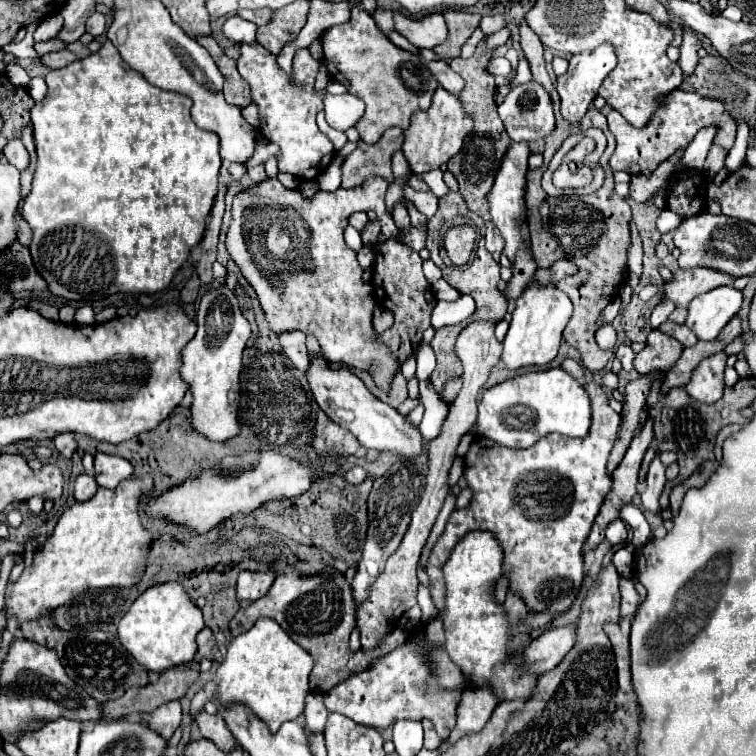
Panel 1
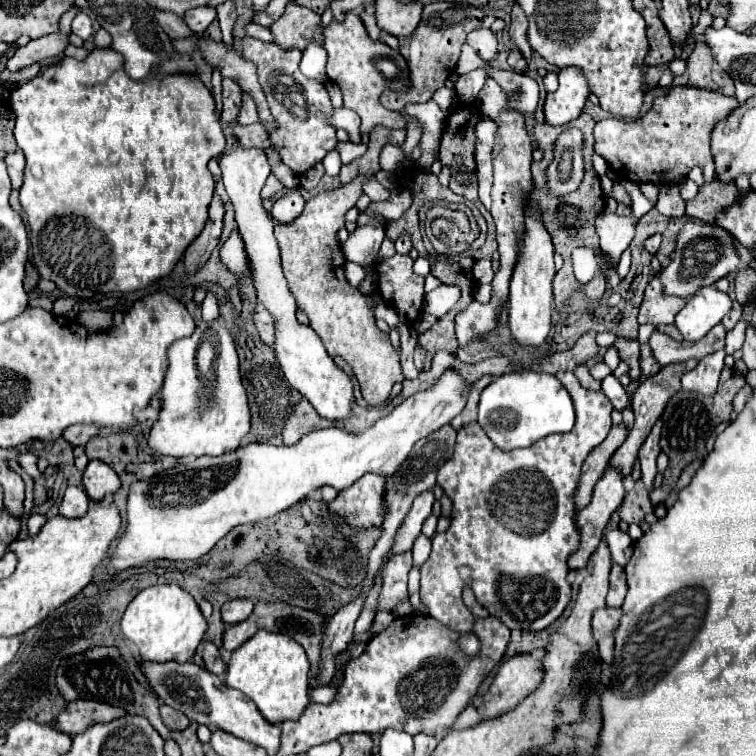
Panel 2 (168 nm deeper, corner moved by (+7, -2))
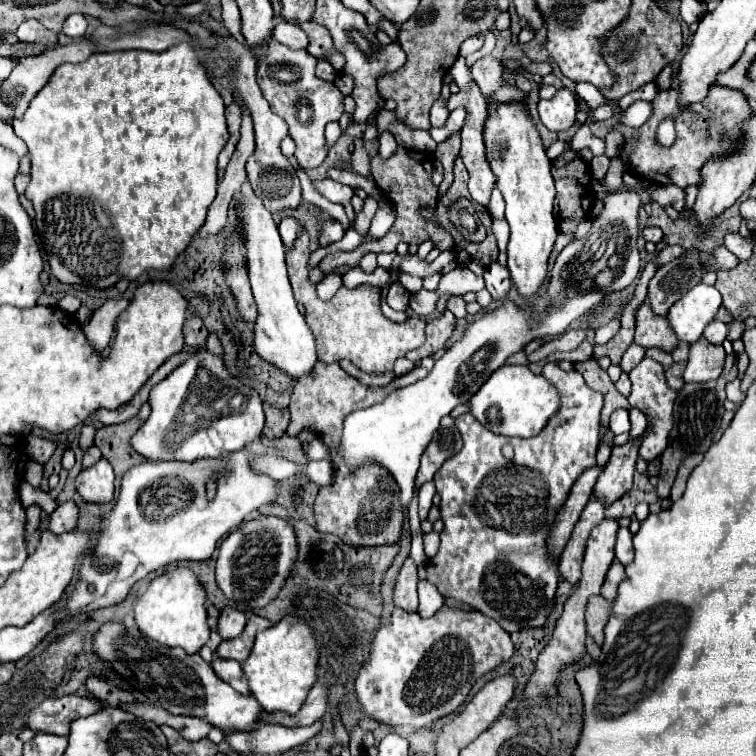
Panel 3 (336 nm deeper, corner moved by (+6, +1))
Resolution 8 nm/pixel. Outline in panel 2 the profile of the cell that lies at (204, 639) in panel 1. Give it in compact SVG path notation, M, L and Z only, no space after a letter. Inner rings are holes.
M203 641L203 661L205 661L205 667L207 667L207 671L211 671L211 673L215 673L215 675L223 675L223 671L225 671L225 661L221 659L221 655L219 655L219 649L213 645L213 643L209 643L209 641Z

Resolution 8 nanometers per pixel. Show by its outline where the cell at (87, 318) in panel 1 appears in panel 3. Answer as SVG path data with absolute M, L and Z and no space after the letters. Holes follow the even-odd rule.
M66 294L62 300L58 300L58 306L60 306L64 312L74 314L74 312L80 308L81 301L78 300L76 296L72 296L72 294Z

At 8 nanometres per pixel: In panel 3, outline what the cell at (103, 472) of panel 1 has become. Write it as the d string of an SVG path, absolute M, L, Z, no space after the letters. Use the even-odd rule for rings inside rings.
M100 460L96 466L86 468L76 478L76 492L84 502L106 504L114 496L114 472L108 460Z

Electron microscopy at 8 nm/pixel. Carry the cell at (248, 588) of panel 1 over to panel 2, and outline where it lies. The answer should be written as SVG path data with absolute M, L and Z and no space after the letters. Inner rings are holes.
M231 599L221 607L221 617L227 625L239 623L251 615L253 607L255 607L253 599Z

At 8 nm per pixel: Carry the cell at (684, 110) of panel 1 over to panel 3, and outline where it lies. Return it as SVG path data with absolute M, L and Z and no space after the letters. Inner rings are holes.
M712 86L708 96L692 104L688 108L678 106L678 96L670 88L666 92L660 92L652 100L652 116L642 128L626 128L622 124L614 124L612 128L620 130L624 138L636 138L636 148L632 150L632 156L628 160L628 166L634 174L640 178L654 182L654 184L674 184L678 188L686 188L690 184L696 184L700 180L700 168L718 156L728 156L740 146L740 134L742 134L742 122L752 114L752 108L748 104L748 98L740 90L732 90L726 86ZM670 114L676 116L676 144L672 148L660 148L654 140L656 128L660 120Z

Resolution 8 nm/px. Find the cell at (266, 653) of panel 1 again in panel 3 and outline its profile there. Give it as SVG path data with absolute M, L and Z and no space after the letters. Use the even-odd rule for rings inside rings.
M286 616L272 628L258 632L254 648L248 660L242 664L242 670L248 678L252 696L262 704L266 712L296 714L316 682L318 658L320 648L308 624L302 618Z

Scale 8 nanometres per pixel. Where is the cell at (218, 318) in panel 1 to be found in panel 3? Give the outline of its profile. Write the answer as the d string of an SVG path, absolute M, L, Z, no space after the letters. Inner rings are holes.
M186 348L194 350L192 358L186 360L182 366L178 366L172 374L168 374L162 382L158 382L150 396L150 416L148 420L140 426L140 430L132 436L132 448L144 456L146 460L152 462L166 462L166 460L180 460L180 462L192 462L198 458L220 458L228 456L232 452L238 452L252 440L260 438L262 428L264 428L264 410L262 410L262 400L258 392L240 380L236 380L222 356L216 356L208 352L206 348Z

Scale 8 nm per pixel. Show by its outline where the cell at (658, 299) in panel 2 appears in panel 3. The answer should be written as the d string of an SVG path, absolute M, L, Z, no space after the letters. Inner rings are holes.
M646 302L636 312L634 342L642 348L660 348L664 352L674 352L678 348L676 334L672 332L668 320L654 316Z

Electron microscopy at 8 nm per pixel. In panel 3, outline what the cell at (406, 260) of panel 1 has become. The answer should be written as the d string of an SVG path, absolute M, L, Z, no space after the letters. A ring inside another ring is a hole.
M400 272L400 284L402 284L406 290L410 290L412 294L416 294L416 292L422 288L422 280L420 280L420 278L410 276L410 274L404 274L404 272Z

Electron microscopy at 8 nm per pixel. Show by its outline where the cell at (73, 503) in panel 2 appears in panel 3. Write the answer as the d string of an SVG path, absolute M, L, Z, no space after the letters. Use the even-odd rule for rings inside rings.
M64 502L60 504L52 514L48 522L48 530L54 534L64 534L76 528L78 522L78 508L74 502Z

